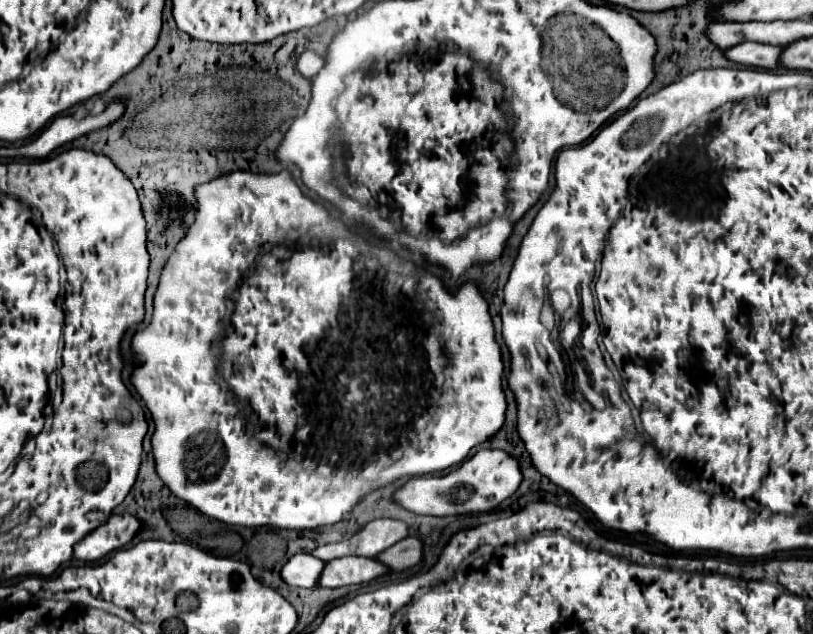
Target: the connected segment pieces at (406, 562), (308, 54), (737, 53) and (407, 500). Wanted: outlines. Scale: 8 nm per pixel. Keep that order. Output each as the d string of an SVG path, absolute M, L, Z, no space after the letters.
M405 537L403 541L395 543L391 549L381 553L377 557L381 563L385 563L391 571L403 571L409 567L415 567L423 561L423 541L419 537Z
M305 51L305 53L299 57L299 61L297 61L297 69L299 69L307 79L315 77L323 67L325 67L323 57L319 57L319 55L313 53L313 51Z
M739 43L735 47L723 49L723 55L739 65L749 65L749 67L761 67L761 69L777 69L777 57L779 49L783 47L773 47L773 45L763 45L763 43Z
M481 449L471 459L463 461L455 471L443 477L413 477L397 493L395 501L407 511L417 515L465 515L465 513L487 513L499 507L507 497L511 497L523 481L521 467L517 459L499 449Z

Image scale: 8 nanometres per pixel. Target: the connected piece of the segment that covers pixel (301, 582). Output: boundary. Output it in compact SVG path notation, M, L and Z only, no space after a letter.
M293 555L285 567L281 569L283 581L287 581L293 587L317 587L321 573L323 573L323 561L309 555Z

